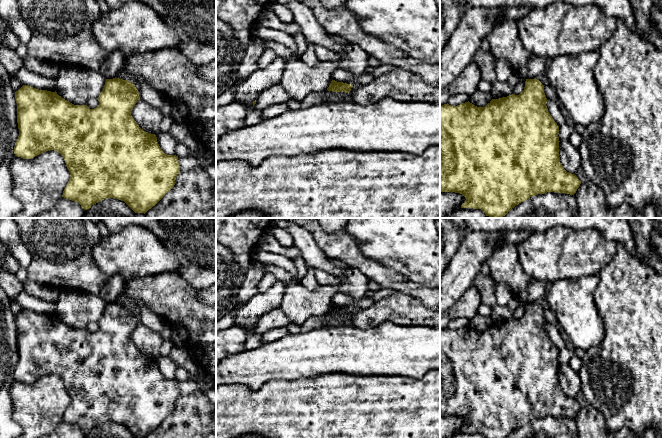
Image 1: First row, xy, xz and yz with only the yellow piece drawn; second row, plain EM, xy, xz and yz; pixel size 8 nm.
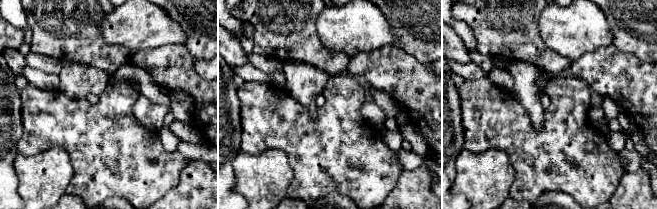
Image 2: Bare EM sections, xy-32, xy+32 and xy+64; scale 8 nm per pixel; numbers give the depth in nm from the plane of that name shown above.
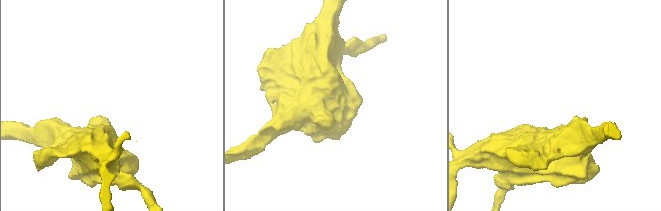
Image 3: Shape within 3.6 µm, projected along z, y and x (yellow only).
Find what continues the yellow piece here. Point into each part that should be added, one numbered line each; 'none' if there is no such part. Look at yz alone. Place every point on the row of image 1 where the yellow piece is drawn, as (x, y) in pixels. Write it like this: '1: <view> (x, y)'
none

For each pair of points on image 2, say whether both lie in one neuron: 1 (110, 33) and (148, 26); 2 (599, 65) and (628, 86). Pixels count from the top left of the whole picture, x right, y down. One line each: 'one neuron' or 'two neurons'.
1: one neuron
2: one neuron

